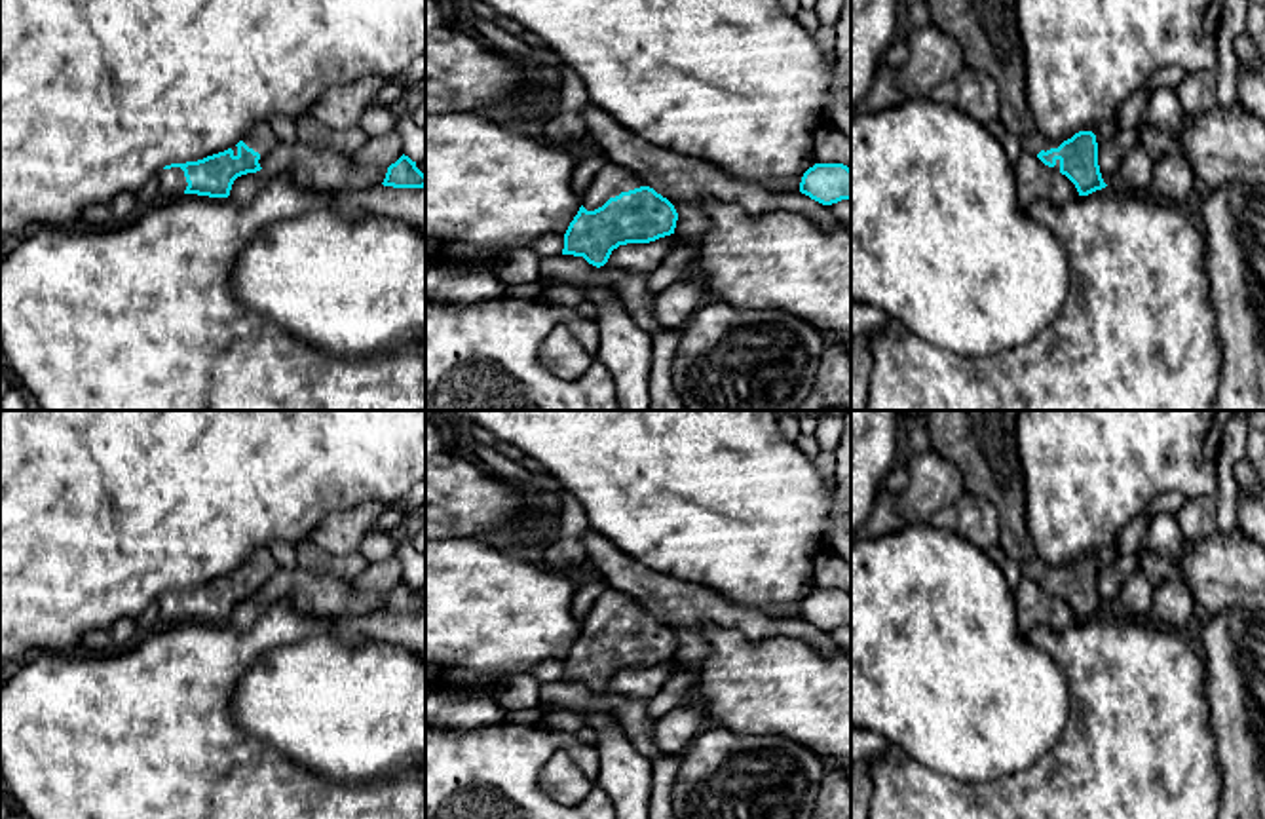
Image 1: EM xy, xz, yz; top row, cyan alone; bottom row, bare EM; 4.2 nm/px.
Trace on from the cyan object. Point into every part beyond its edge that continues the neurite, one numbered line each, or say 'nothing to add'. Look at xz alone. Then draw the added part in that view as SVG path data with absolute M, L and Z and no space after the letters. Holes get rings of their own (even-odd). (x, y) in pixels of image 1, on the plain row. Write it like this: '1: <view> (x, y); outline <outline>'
1: xz (614, 605); outline M608 587L602 597L593 604L581 631L587 637L602 633L610 623L644 612L629 595Z

